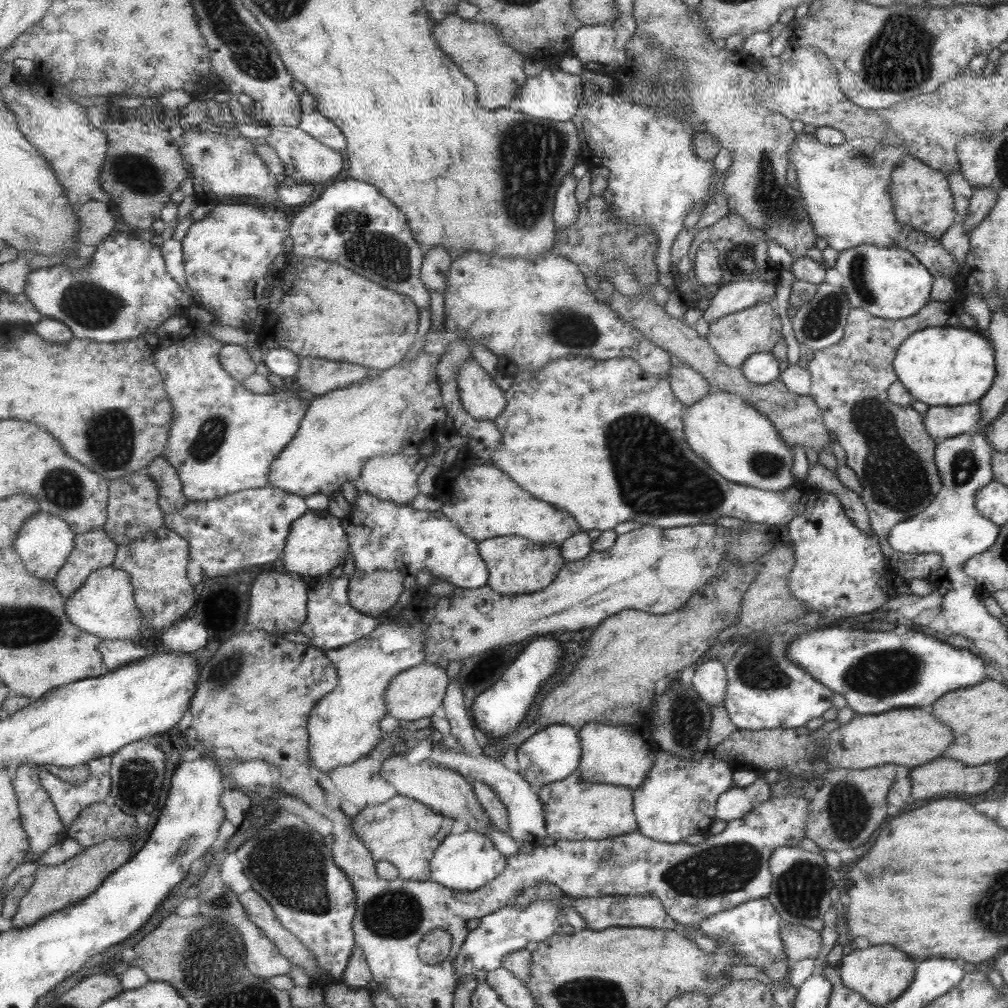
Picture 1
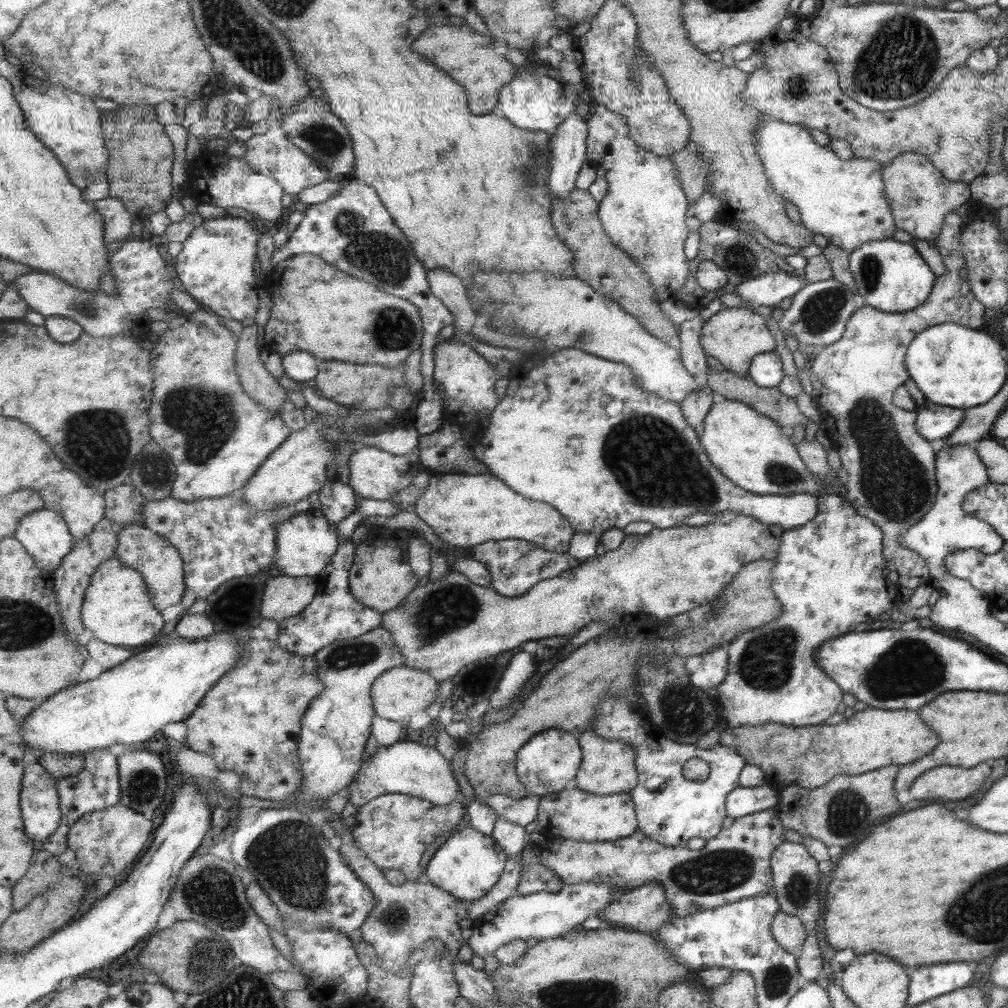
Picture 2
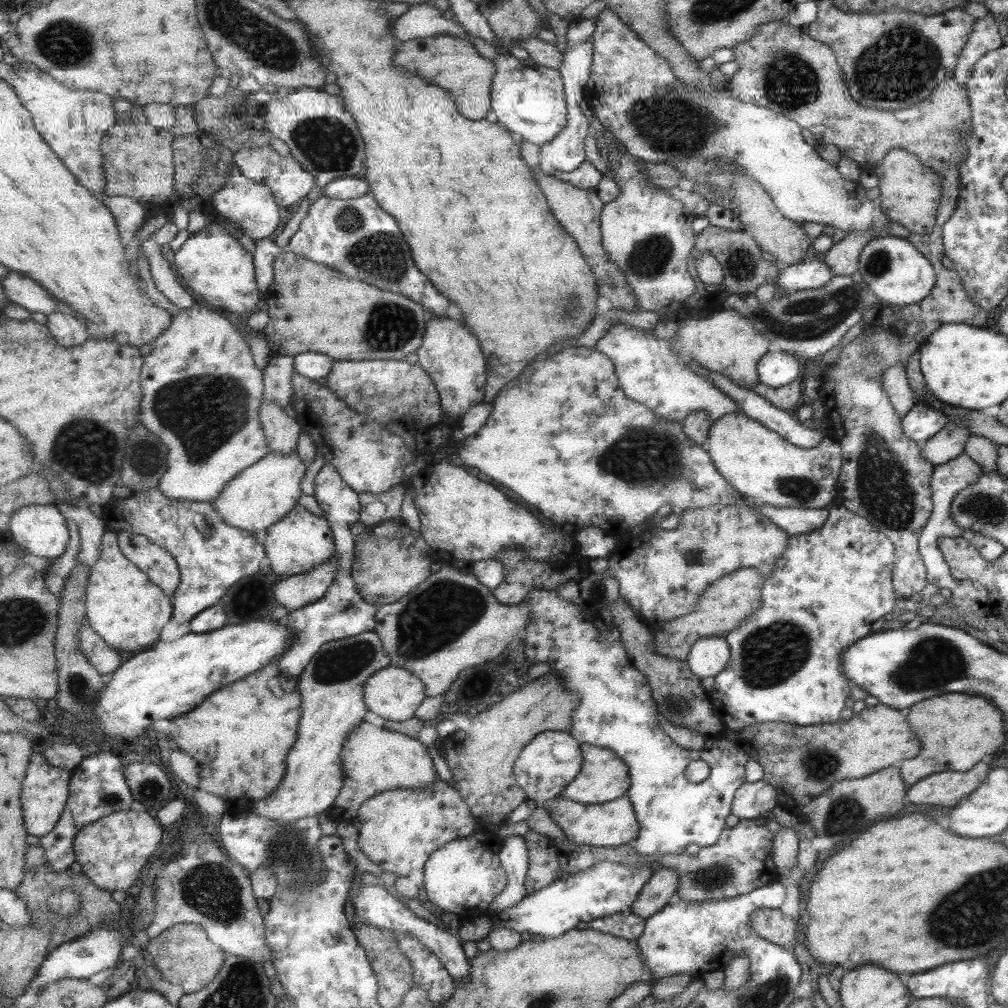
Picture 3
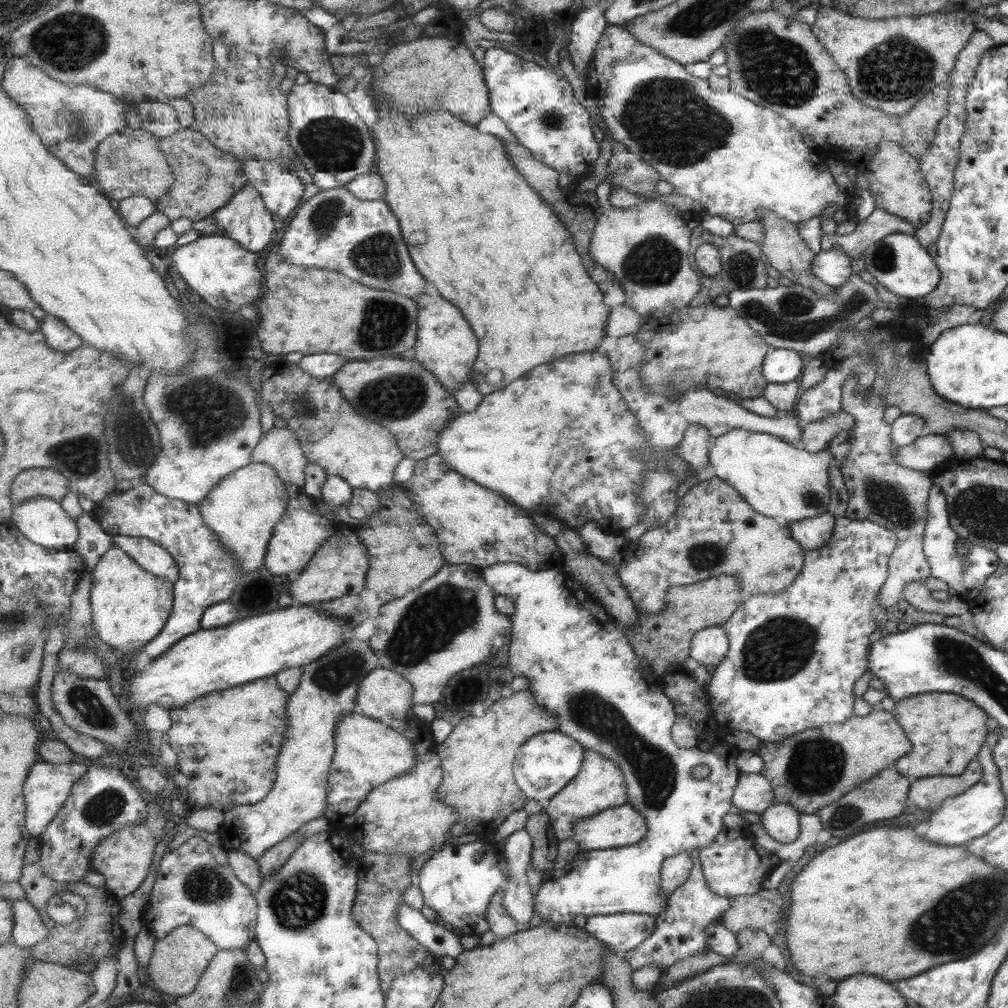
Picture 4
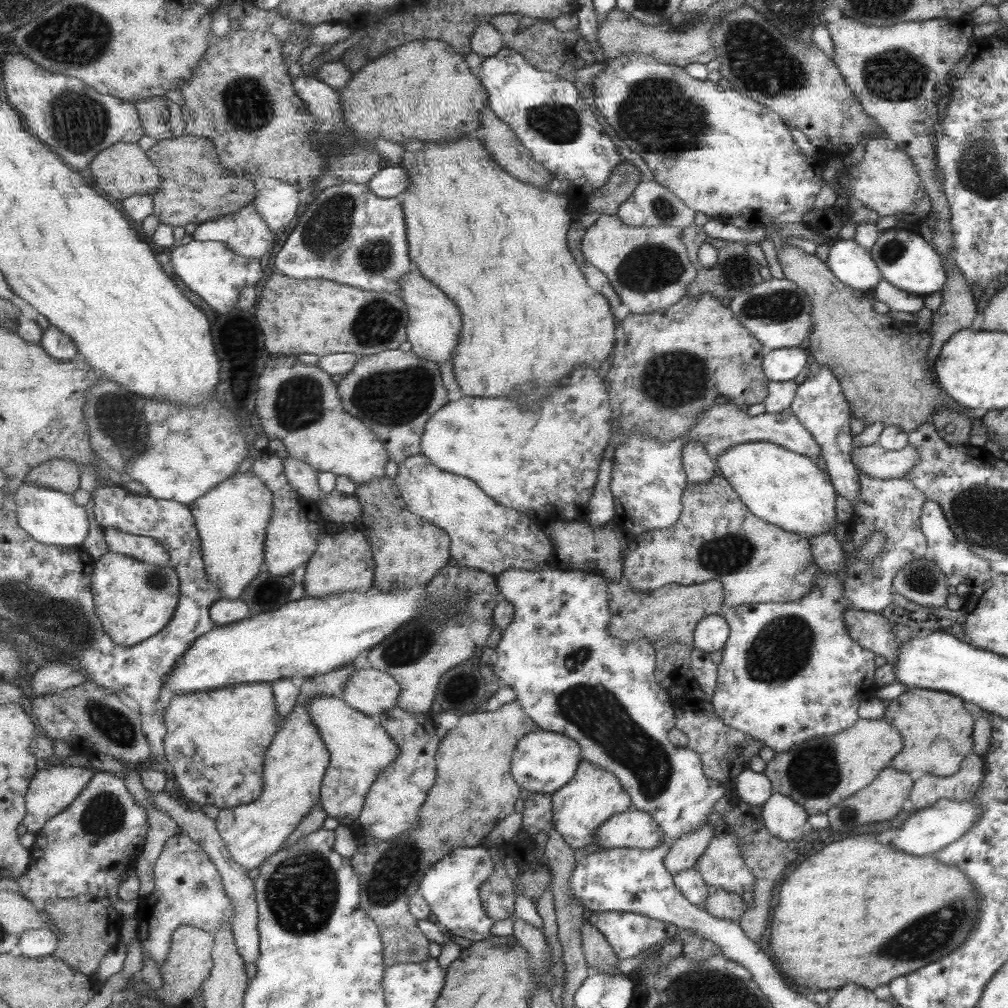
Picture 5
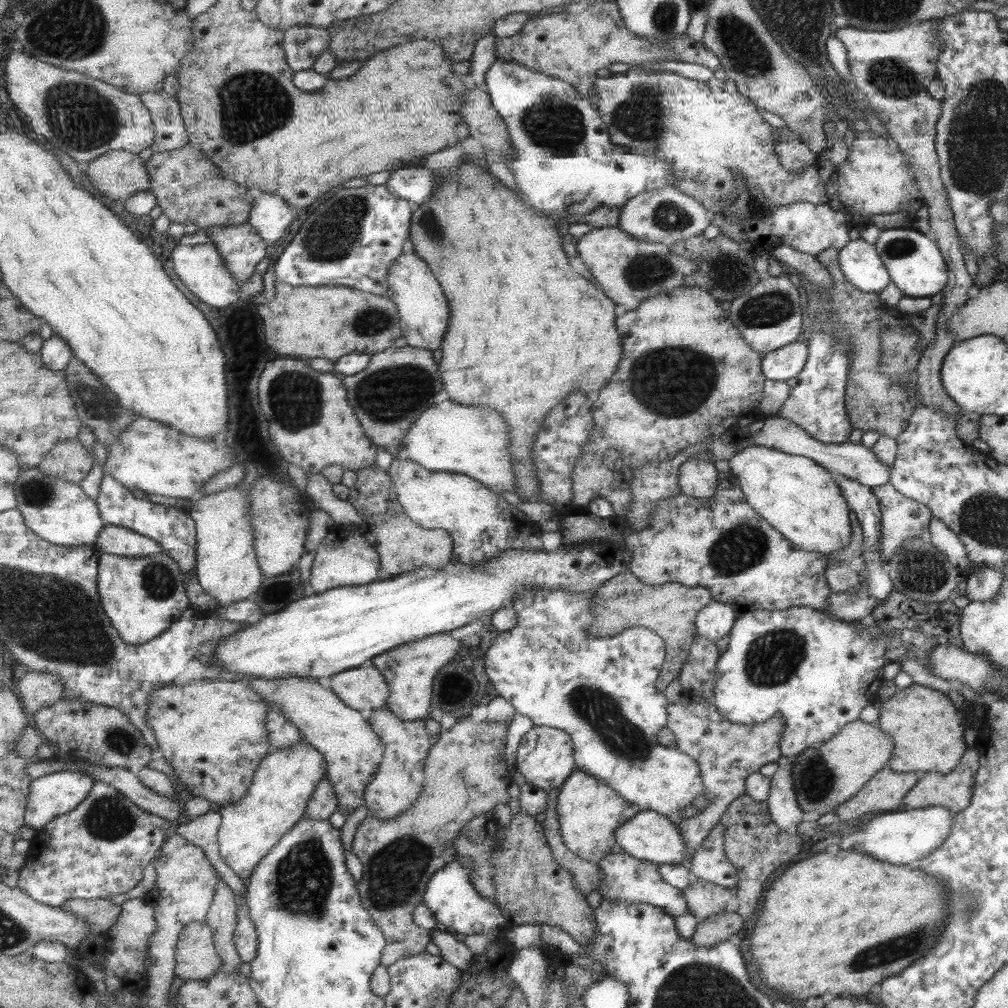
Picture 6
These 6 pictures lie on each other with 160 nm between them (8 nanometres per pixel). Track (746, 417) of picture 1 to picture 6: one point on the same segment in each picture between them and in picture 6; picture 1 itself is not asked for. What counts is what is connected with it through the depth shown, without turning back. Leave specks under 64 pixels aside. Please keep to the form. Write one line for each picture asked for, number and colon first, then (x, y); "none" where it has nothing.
2: (751, 450)
3: (758, 463)
4: (780, 480)
5: (786, 489)
6: (794, 494)

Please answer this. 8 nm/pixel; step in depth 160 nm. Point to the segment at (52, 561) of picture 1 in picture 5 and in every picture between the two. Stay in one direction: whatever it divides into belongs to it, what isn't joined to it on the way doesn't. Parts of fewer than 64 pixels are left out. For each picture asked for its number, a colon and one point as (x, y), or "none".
2: (46, 535)
3: (42, 530)
4: (45, 522)
5: (52, 517)

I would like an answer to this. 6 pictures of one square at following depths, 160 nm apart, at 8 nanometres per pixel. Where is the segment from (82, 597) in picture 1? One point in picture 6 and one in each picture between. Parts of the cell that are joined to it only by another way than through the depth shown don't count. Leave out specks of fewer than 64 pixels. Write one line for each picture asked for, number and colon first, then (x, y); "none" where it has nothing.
2: (118, 609)
3: (129, 611)
4: (131, 606)
5: (136, 600)
6: (143, 597)

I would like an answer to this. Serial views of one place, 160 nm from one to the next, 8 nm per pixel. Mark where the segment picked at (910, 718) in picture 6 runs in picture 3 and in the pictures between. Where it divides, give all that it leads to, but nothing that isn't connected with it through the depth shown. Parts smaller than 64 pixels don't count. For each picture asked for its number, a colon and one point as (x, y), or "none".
3: (957, 730)
4: (948, 730)
5: (937, 728)

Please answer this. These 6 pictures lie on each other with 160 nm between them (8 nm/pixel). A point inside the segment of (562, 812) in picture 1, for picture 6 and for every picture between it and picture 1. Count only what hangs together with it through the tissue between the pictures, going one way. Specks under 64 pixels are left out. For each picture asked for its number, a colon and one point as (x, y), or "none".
2: (574, 814)
3: (611, 824)
4: (614, 828)
5: (634, 829)
6: (649, 836)

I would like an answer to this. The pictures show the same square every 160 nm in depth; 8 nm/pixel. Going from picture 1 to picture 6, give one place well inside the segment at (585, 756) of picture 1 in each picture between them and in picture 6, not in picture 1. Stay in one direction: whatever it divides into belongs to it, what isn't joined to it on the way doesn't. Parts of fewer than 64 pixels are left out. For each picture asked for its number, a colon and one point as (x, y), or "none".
2: (609, 767)
3: (605, 777)
4: (601, 784)
5: (595, 795)
6: (590, 812)

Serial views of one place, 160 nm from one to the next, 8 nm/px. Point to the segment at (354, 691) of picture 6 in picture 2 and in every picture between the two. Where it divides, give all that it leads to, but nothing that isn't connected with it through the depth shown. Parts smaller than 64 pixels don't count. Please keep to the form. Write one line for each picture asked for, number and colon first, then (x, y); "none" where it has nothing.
2: (400, 692)
3: (394, 693)
4: (385, 695)
5: (374, 692)

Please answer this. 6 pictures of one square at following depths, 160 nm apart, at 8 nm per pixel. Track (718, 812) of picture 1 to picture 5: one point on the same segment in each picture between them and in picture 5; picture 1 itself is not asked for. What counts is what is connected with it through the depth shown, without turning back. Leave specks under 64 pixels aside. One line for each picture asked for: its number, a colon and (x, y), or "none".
2: (742, 802)
3: (757, 799)
4: (753, 794)
5: (753, 788)

